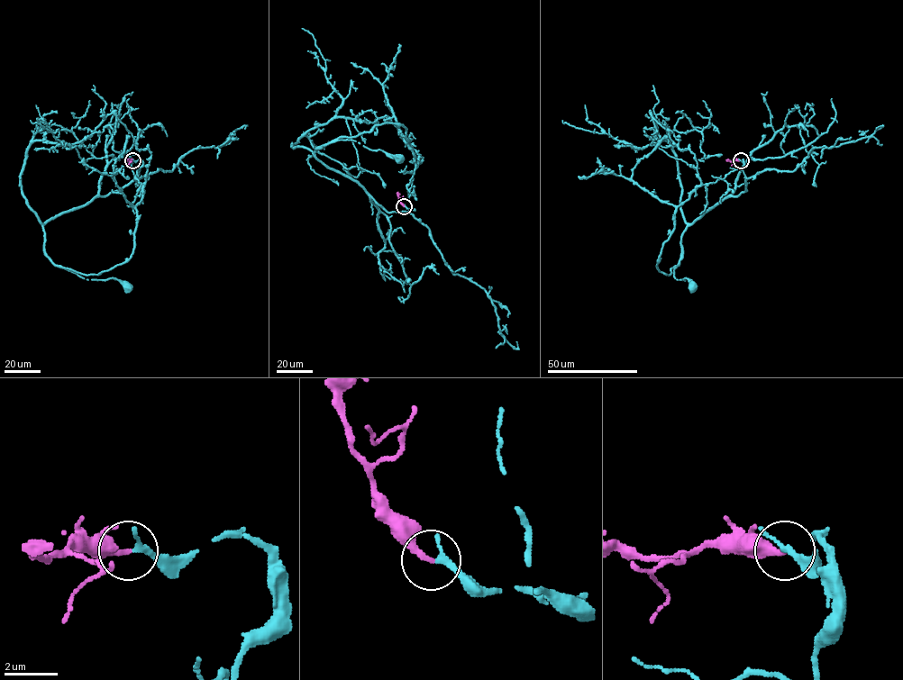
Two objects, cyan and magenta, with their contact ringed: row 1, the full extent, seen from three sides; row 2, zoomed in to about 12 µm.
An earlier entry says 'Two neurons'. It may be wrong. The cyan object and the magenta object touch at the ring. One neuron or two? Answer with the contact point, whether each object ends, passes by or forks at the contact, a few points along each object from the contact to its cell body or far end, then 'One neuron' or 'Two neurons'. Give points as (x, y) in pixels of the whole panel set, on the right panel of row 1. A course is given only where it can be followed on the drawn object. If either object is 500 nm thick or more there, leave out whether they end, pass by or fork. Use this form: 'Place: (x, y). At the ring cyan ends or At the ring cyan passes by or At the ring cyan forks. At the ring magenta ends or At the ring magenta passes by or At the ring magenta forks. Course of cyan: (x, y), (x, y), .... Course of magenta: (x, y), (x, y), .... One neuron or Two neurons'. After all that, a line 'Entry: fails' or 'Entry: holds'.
Place: (741, 160). At the ring cyan passes by. At the ring magenta ends. Course of cyan: (741, 160), (746, 190), (726, 196), (687, 227), (681, 238), (675, 278), (686, 278), (693, 286). Course of magenta: (741, 160), (726, 161). One neuron
Entry: fails

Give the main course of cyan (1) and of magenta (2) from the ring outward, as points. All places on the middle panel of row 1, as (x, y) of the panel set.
1: (404, 206), (415, 209), (386, 212), (358, 183), (327, 168), (314, 153), (315, 147), (343, 140), (400, 159)
2: (404, 206), (396, 193)

